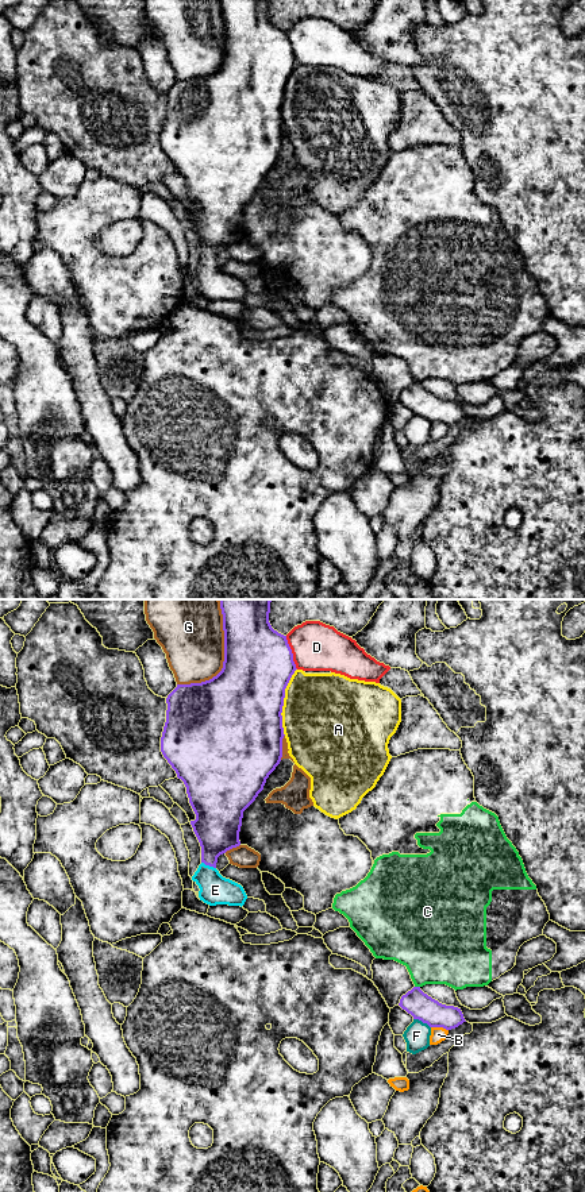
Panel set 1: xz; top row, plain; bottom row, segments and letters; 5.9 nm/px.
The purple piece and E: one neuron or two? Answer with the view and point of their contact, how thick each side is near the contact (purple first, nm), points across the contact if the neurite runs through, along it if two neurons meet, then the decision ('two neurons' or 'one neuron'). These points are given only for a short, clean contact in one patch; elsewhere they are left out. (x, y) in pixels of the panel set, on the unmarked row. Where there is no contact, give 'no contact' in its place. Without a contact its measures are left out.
meets purple in xz at (208, 259); 280 nm thick on the purple side, 180 nm on the other; runs through xz (218, 219), (208, 259), (208, 274), (215, 285); one neuron

